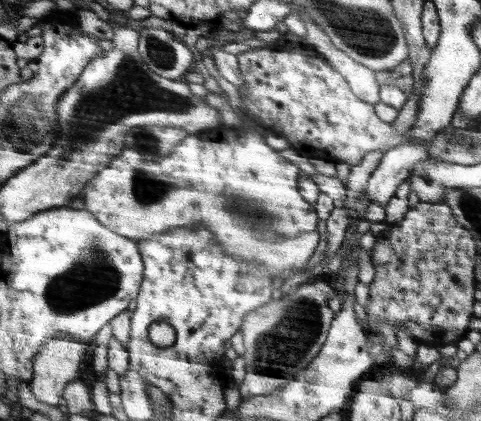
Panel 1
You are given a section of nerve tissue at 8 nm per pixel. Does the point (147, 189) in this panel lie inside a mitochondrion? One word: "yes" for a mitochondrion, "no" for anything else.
yes

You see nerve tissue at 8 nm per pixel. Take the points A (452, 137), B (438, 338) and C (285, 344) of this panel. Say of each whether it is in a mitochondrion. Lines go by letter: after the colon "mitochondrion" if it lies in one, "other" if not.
A: mitochondrion
B: other
C: mitochondrion

